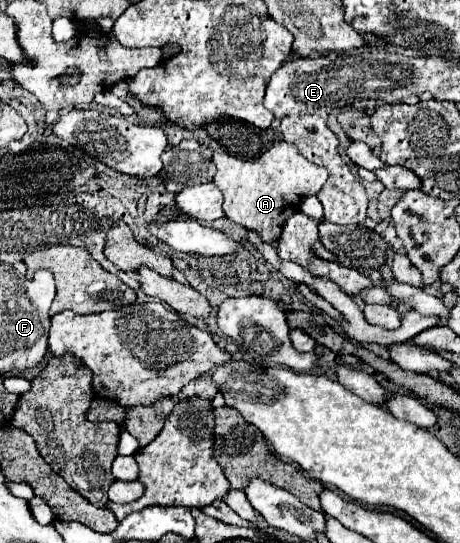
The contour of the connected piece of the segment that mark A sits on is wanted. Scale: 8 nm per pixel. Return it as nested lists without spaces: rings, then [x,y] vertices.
[[[285,141],[275,143],[255,161],[243,161],[229,153],[213,153],[213,163],[217,165],[213,183],[225,195],[225,217],[229,217],[233,223],[257,231],[267,243],[279,241],[285,217],[299,211],[301,199],[319,193],[319,189],[327,181],[325,169],[309,165],[309,161],[301,157],[297,147]]]

